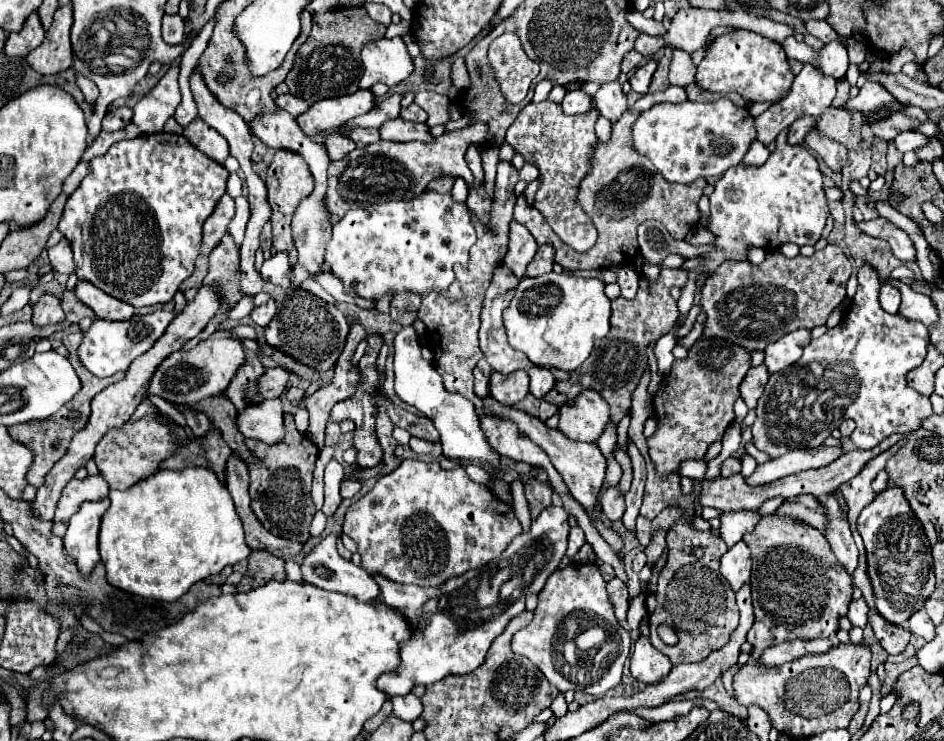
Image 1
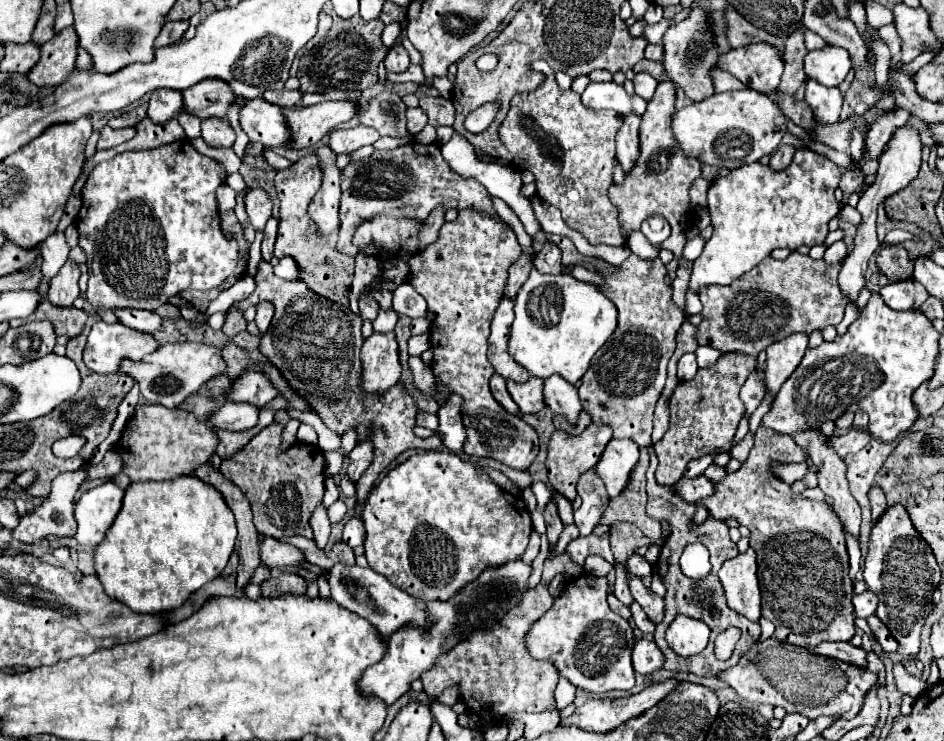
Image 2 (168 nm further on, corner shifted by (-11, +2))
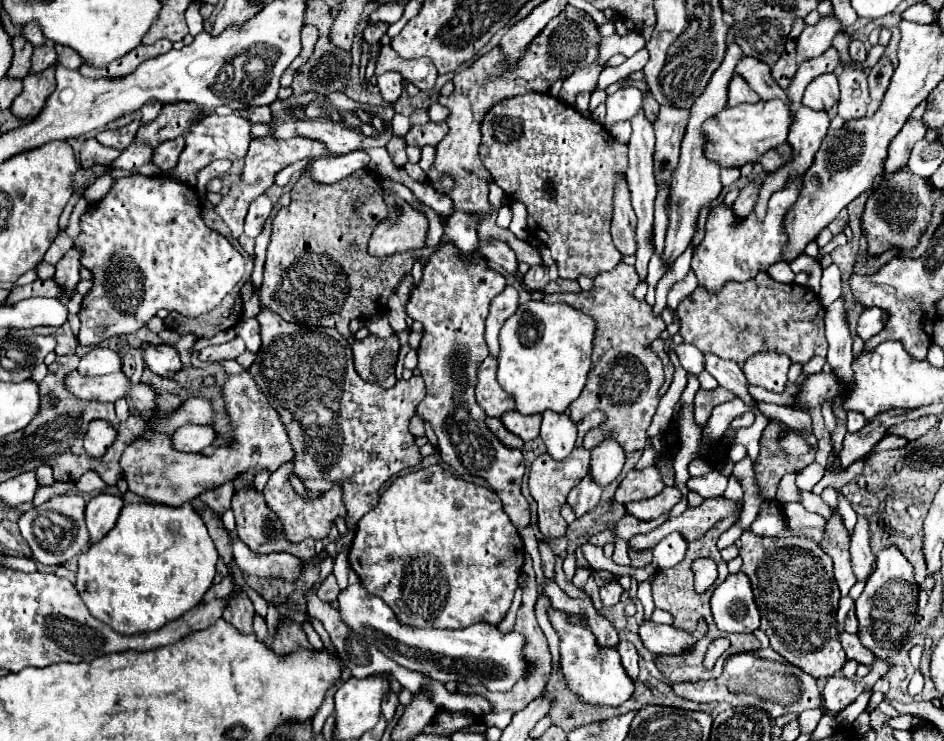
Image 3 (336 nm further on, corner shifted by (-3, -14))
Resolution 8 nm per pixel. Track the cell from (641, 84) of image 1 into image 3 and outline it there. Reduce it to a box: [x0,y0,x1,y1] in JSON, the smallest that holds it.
[604,88,642,130]

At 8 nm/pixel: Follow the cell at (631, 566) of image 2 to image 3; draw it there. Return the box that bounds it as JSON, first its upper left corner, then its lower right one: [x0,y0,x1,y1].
[600,582,624,606]

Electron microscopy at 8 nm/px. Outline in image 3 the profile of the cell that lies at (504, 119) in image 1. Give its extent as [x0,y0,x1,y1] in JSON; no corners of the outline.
[428,4,602,266]

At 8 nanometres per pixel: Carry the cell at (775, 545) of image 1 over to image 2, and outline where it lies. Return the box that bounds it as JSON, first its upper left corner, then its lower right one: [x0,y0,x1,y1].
[700,424,856,646]

